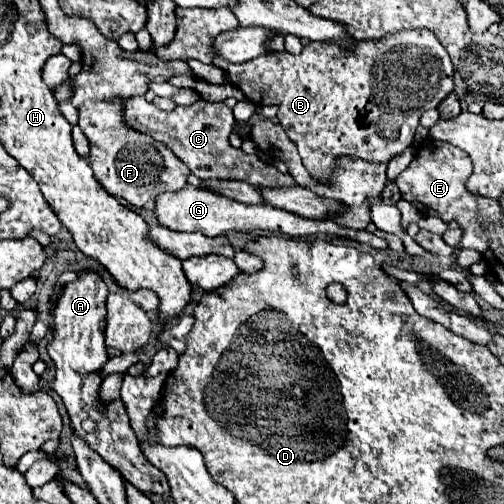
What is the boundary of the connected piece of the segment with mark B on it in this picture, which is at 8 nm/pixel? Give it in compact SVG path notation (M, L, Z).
M406 30L384 36L382 40L358 40L350 52L338 48L338 44L310 42L298 56L282 50L262 54L242 64L230 64L218 56L212 64L222 68L228 80L256 106L278 106L278 120L288 138L296 142L302 164L320 180L328 178L338 156L388 164L392 156L404 152L412 144L422 112L438 108L438 104L454 90L450 56L430 30Z

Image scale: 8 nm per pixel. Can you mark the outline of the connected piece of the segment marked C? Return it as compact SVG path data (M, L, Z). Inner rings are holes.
M130 96L122 100L122 108L126 112L128 128L134 128L136 132L148 132L150 138L166 144L190 168L190 172L202 180L242 180L262 188L296 186L290 174L280 174L276 166L262 162L256 154L248 156L240 148L230 146L228 136L234 130L234 116L224 102L212 104L198 100L190 106L176 106L172 112L164 112L152 106L144 96Z

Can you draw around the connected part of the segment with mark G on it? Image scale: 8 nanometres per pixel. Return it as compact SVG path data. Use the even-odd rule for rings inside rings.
M186 186L178 192L164 192L162 196L158 196L156 216L158 216L158 222L170 230L202 232L204 236L218 236L218 234L226 234L230 230L234 230L234 232L266 232L268 230L274 234L284 234L288 238L304 238L304 236L314 236L314 234L334 234L334 236L344 236L344 238L356 240L360 244L368 244L372 248L388 249L388 243L376 238L374 234L344 228L344 226L336 224L334 220L308 220L308 218L296 216L292 212L278 210L278 208L268 206L268 204L250 206L250 204L242 204L242 202L230 200L226 196L218 196L216 192L194 188L194 186Z

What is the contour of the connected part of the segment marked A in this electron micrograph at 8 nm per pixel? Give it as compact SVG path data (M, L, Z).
M80 272L78 280L64 286L54 308L52 340L48 342L48 354L56 368L54 380L48 382L48 388L62 398L74 434L84 438L92 450L96 450L112 468L122 474L124 480L128 480L140 492L158 494L158 484L166 484L166 476L154 468L138 448L138 440L130 428L122 400L118 398L112 402L102 402L98 396L98 388L102 384L100 370L110 358L104 344L106 294L108 288L96 272Z

